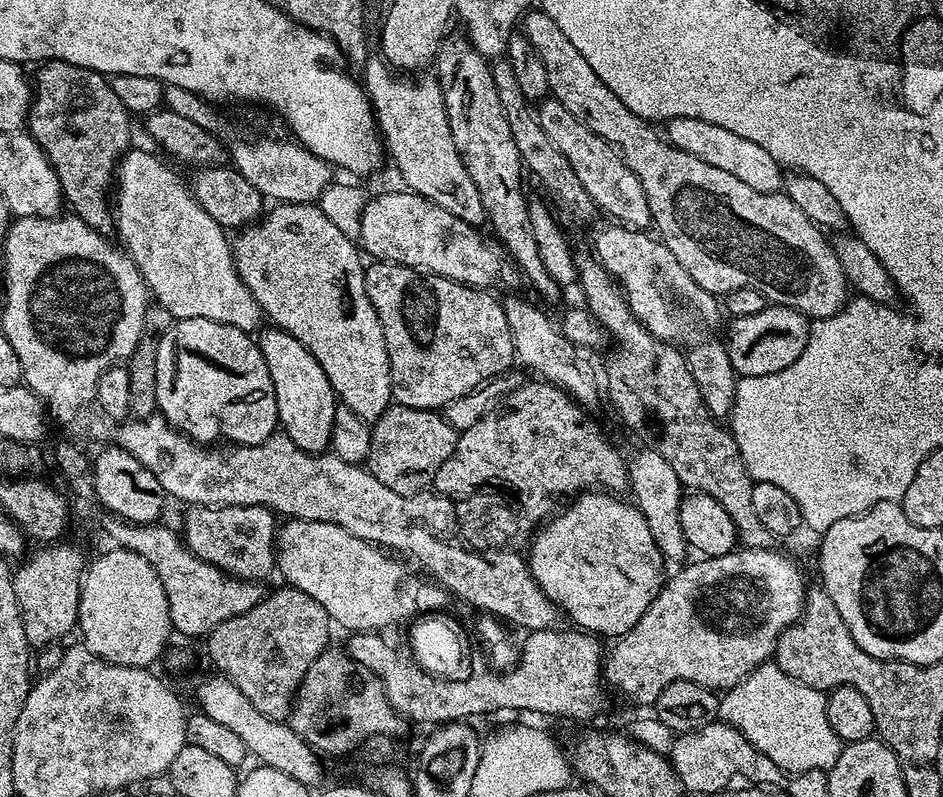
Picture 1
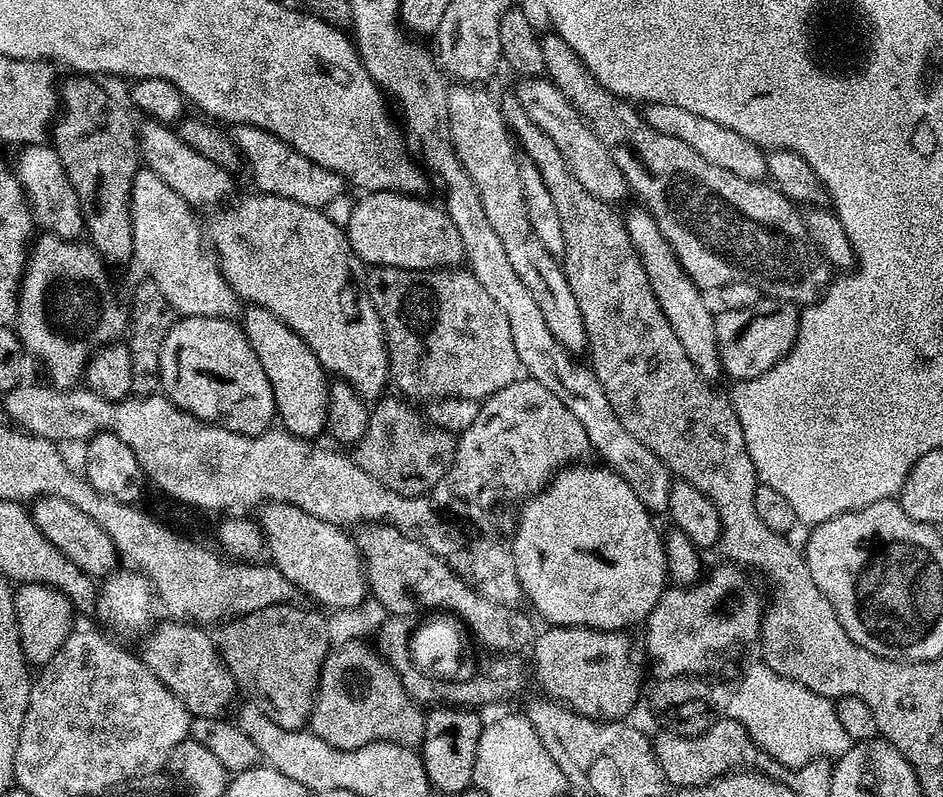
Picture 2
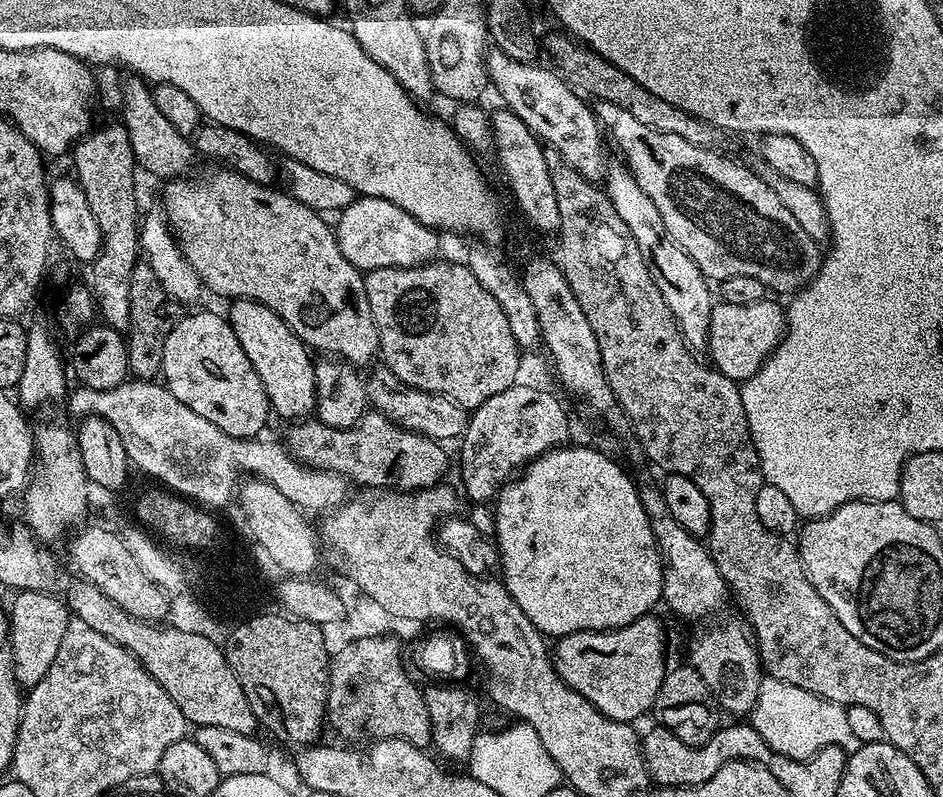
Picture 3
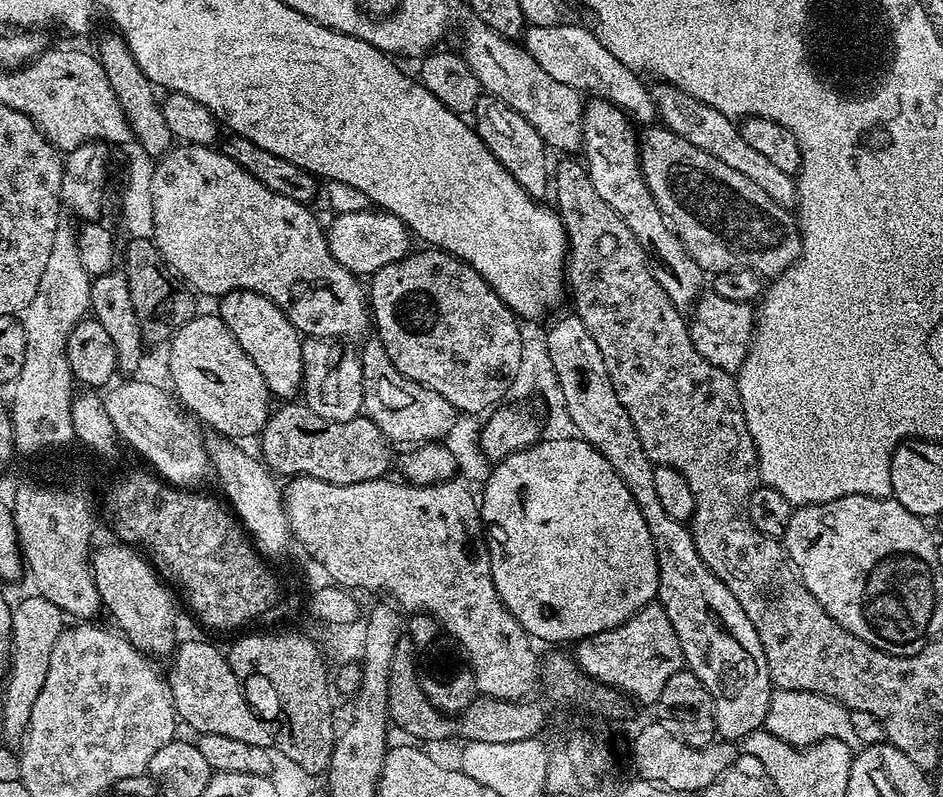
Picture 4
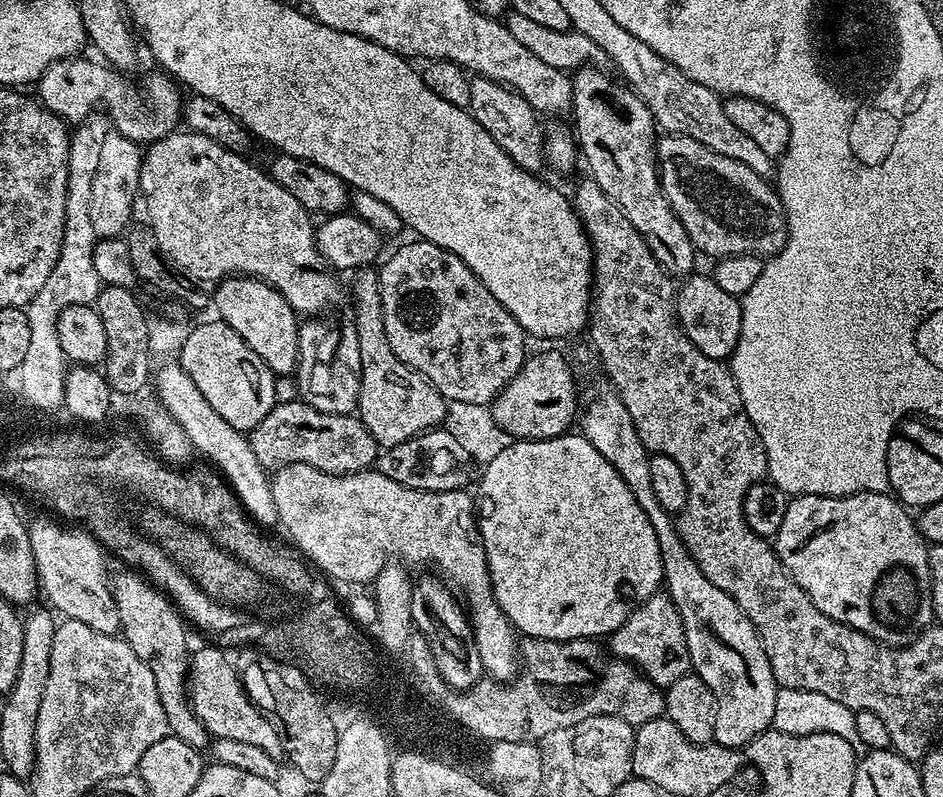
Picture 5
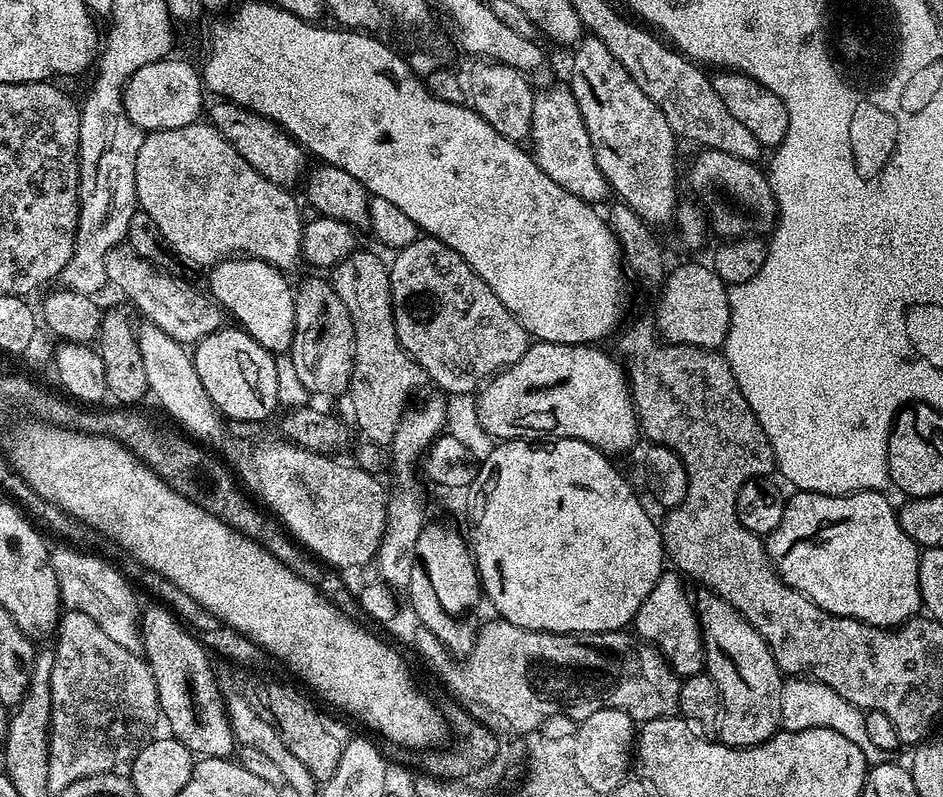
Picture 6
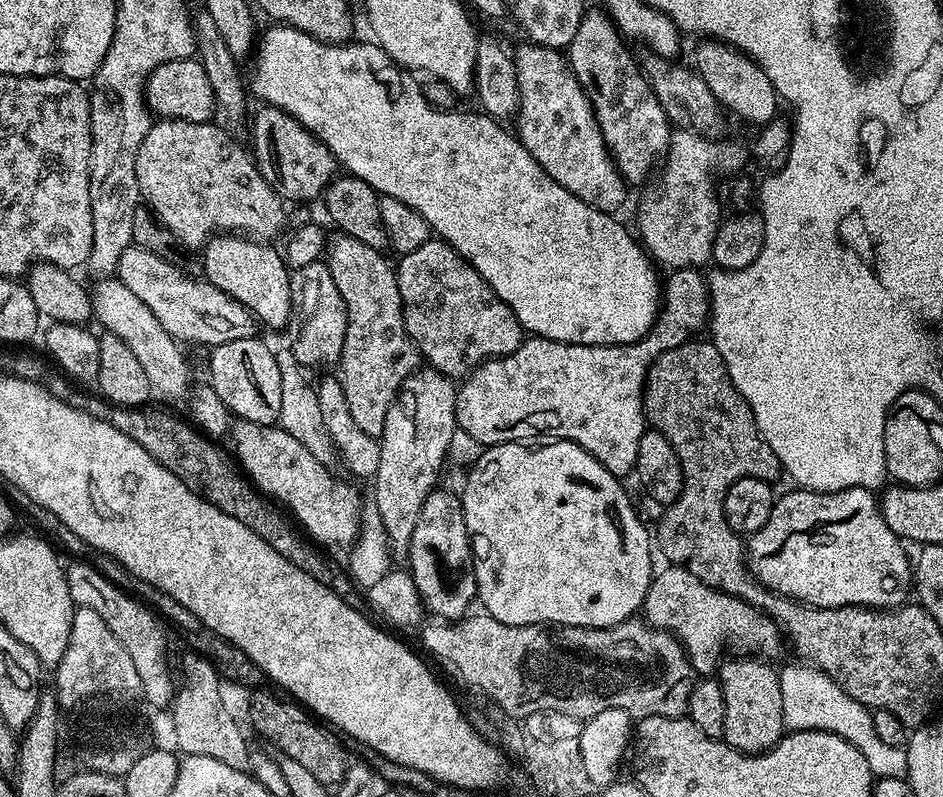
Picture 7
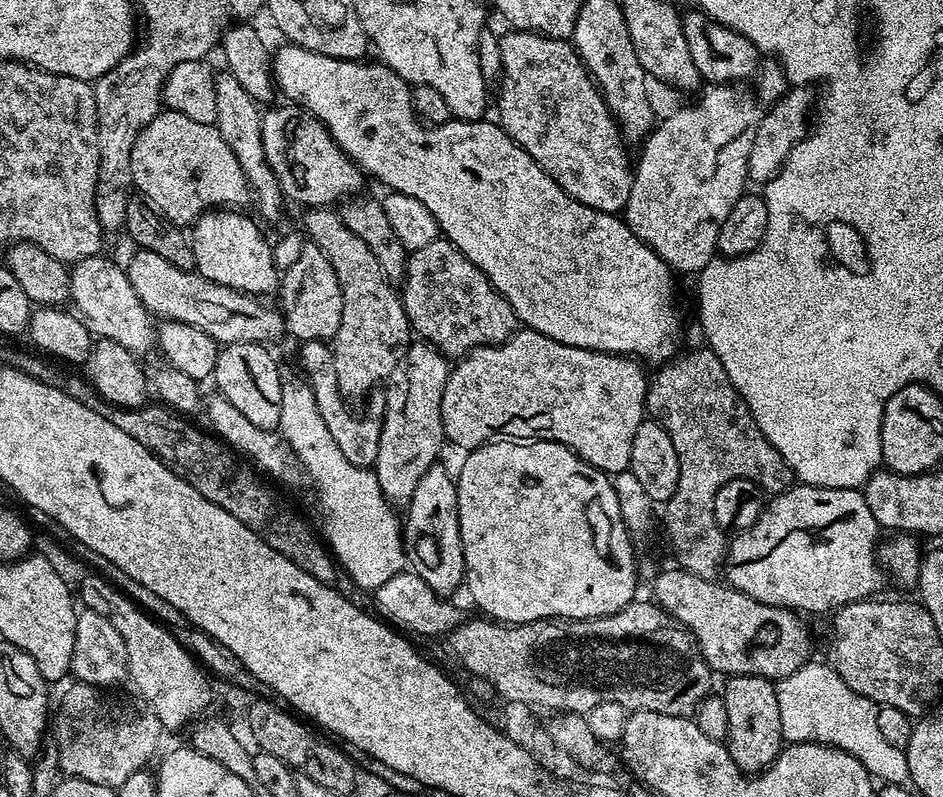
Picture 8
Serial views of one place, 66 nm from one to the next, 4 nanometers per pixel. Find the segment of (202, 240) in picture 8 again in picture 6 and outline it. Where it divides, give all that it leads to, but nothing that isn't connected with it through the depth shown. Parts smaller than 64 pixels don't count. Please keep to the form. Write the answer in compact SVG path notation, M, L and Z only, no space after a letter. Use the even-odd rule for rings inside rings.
M229 258L212 265L207 276L206 288L212 299L231 319L232 316L236 319L233 321L250 334L258 346L273 354L284 354L291 349L296 325L296 293L281 269L264 260Z

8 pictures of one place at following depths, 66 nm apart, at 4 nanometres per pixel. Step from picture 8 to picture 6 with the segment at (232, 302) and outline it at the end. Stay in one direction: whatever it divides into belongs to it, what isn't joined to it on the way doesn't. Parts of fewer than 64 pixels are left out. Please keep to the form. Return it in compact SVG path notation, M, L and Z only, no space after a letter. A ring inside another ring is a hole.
M128 243L114 246L106 254L106 278L111 287L116 287L138 311L147 323L158 326L170 338L185 346L195 345L197 340L217 332L225 323L226 316L219 304L207 291L199 292L184 280L172 276L171 271L161 270L142 258Z

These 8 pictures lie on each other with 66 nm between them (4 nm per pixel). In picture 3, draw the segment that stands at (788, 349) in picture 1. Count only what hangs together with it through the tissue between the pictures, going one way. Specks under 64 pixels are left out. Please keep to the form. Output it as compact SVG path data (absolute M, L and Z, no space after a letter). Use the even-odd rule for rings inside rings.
M771 298L753 304L713 303L708 330L707 355L712 355L711 363L726 378L743 382L760 369L769 352L773 351L782 332L782 308Z

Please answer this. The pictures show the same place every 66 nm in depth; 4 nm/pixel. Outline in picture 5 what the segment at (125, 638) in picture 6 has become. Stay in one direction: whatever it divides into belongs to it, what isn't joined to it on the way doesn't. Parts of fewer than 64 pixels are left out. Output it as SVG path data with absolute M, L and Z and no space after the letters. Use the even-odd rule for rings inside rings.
M40 514L36 521L28 524L28 537L30 538L30 550L34 550L38 588L42 596L49 600L47 603L61 617L86 622L86 626L90 626L90 630L98 630L102 634L117 635L120 632L118 606L114 602L109 573L104 573L106 553L97 540L87 530L77 530L48 514Z

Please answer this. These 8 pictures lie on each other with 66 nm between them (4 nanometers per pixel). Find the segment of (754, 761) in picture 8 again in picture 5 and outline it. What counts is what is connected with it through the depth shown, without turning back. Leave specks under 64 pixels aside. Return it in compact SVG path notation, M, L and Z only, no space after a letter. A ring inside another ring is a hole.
M605 386L605 388L593 390L592 397L585 404L583 401L582 407L579 409L578 428L594 446L594 450L598 450L598 454L602 454L602 458L606 458L606 462L610 462L610 466L614 466L614 470L618 470L618 478L622 478L622 482L626 482L626 486L630 486L630 494L634 494L638 506L646 514L646 518L650 518L650 526L654 526L654 534L658 538L658 550L662 558L663 587L682 618L682 628L686 630L686 646L690 650L692 672L700 676L702 682L706 682L706 686L712 688L716 699L712 740L724 748L743 750L751 740L758 738L762 733L772 728L774 702L778 691L774 670L766 658L766 650L762 646L760 635L756 633L756 628L750 622L750 618L746 618L746 614L742 614L738 602L734 602L734 598L730 598L730 594L726 594L726 590L718 590L718 586L714 586L714 582L710 582L710 578L706 578L706 574L702 574L702 570L698 570L694 558L688 555L686 546L676 529L673 513L662 510L662 505L658 503L658 497L654 495L650 483L649 450L646 446L642 446L642 438L638 438L638 430L634 430L630 410L626 410L626 406L615 388Z

